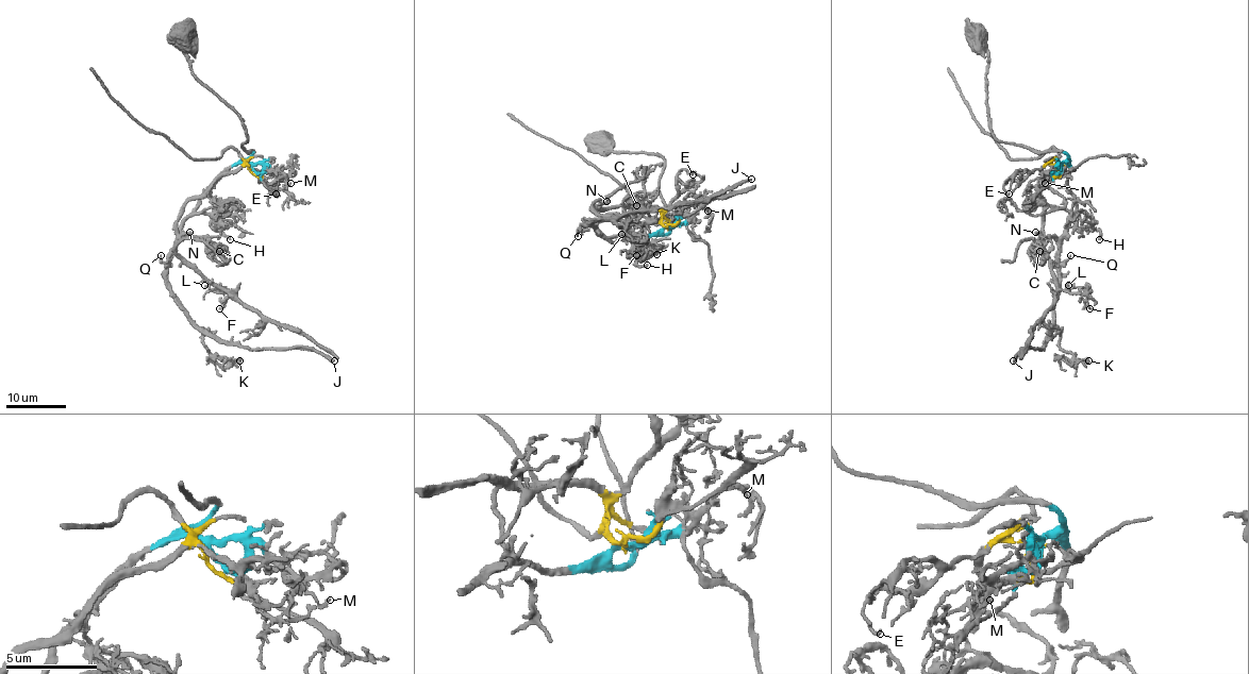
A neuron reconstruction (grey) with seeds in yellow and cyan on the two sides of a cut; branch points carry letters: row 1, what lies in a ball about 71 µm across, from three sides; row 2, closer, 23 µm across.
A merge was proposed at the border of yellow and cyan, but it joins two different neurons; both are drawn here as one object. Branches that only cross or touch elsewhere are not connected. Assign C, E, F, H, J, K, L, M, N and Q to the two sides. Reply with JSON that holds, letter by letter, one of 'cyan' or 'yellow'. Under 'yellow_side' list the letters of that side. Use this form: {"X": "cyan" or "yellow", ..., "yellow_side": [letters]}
{"C": "cyan", "E": "yellow", "F": "yellow", "H": "cyan", "J": "cyan", "K": "cyan", "L": "yellow", "M": "cyan", "N": "yellow", "Q": "cyan", "yellow_side": ["E", "F", "L", "N"]}

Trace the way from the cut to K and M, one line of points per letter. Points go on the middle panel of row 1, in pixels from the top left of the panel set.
K: (667, 228), (608, 240), (592, 225), (584, 225), (590, 220), (613, 220), (628, 238), (642, 240), (656, 254)
M: (667, 228), (681, 225), (701, 206), (708, 211)

